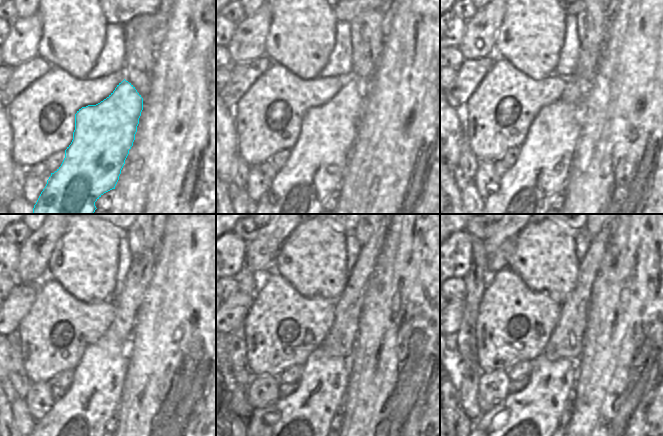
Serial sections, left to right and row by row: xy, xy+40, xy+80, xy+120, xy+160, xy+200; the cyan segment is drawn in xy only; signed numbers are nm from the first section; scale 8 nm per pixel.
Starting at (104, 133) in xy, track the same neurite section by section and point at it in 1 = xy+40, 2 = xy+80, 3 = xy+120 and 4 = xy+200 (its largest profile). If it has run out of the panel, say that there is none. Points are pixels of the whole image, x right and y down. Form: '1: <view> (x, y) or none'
1: xy+40 (316, 166)
2: xy+80 (525, 190)
3: xy+120 (78, 417)
4: xy+200 (529, 417)

